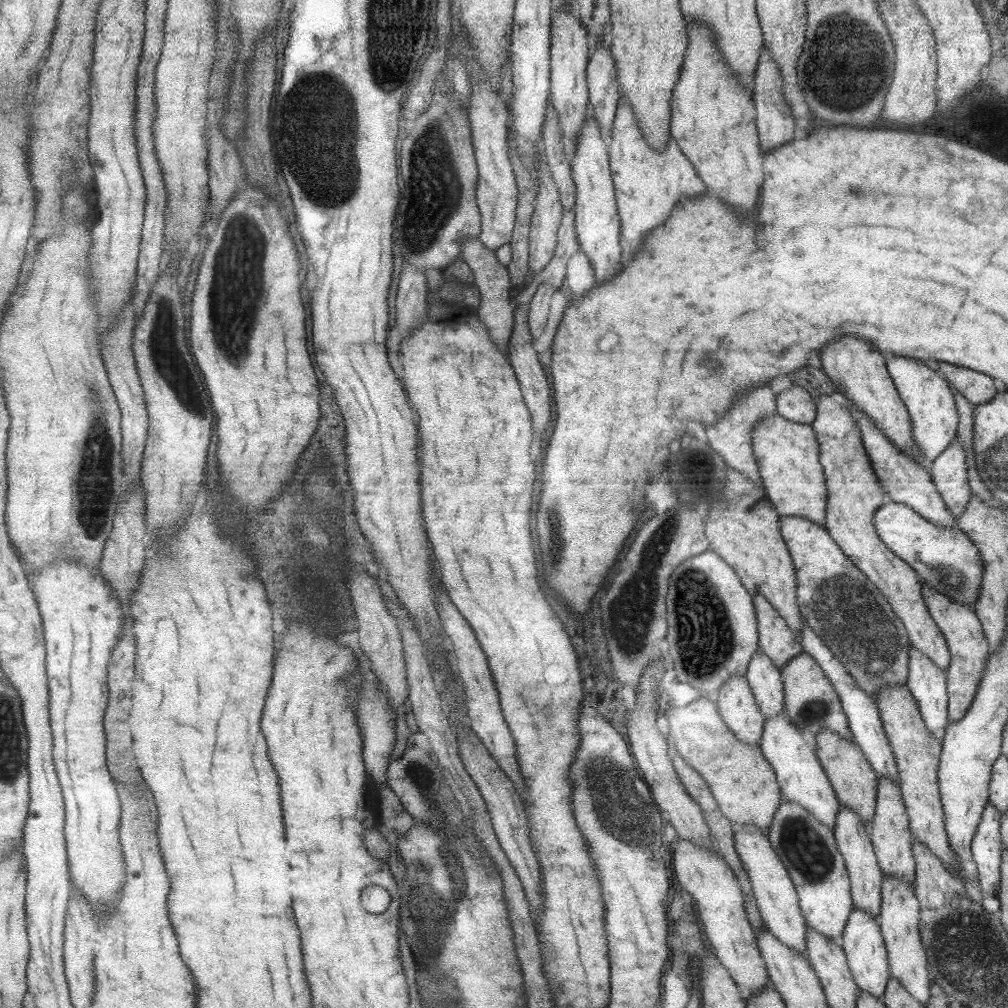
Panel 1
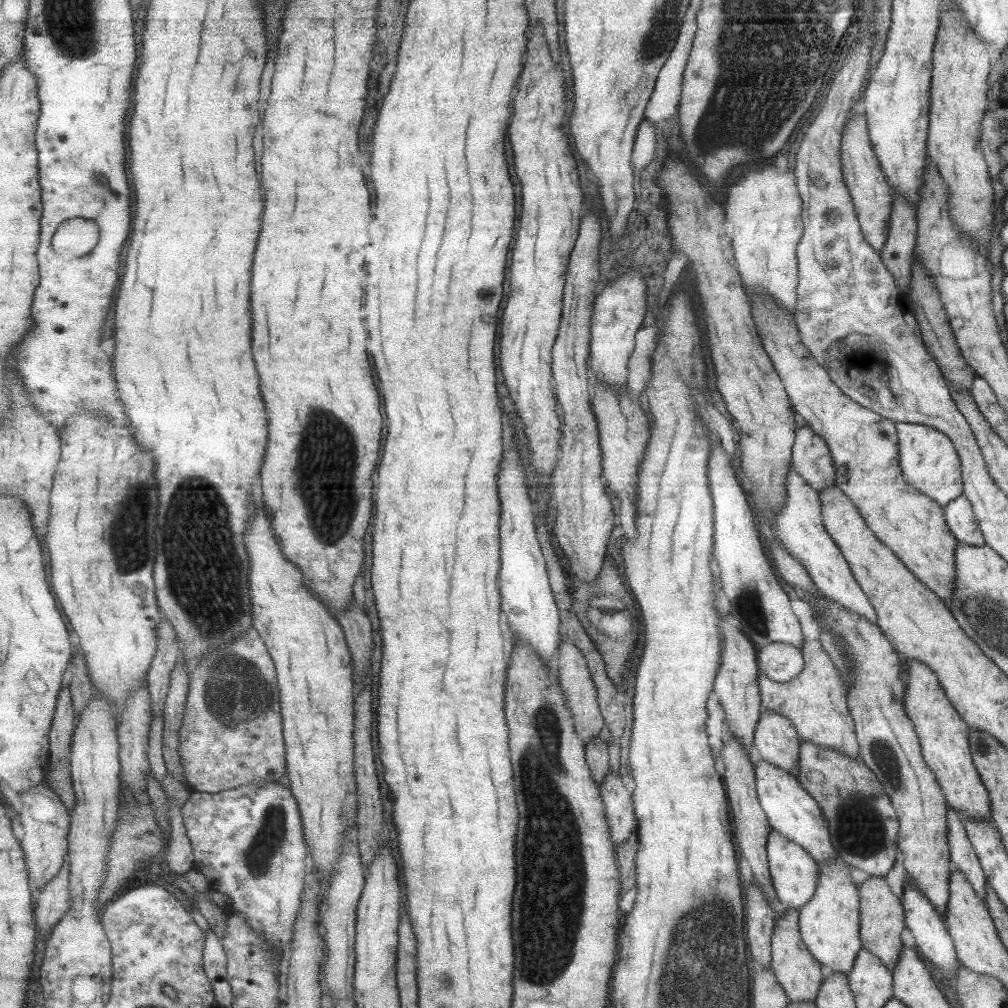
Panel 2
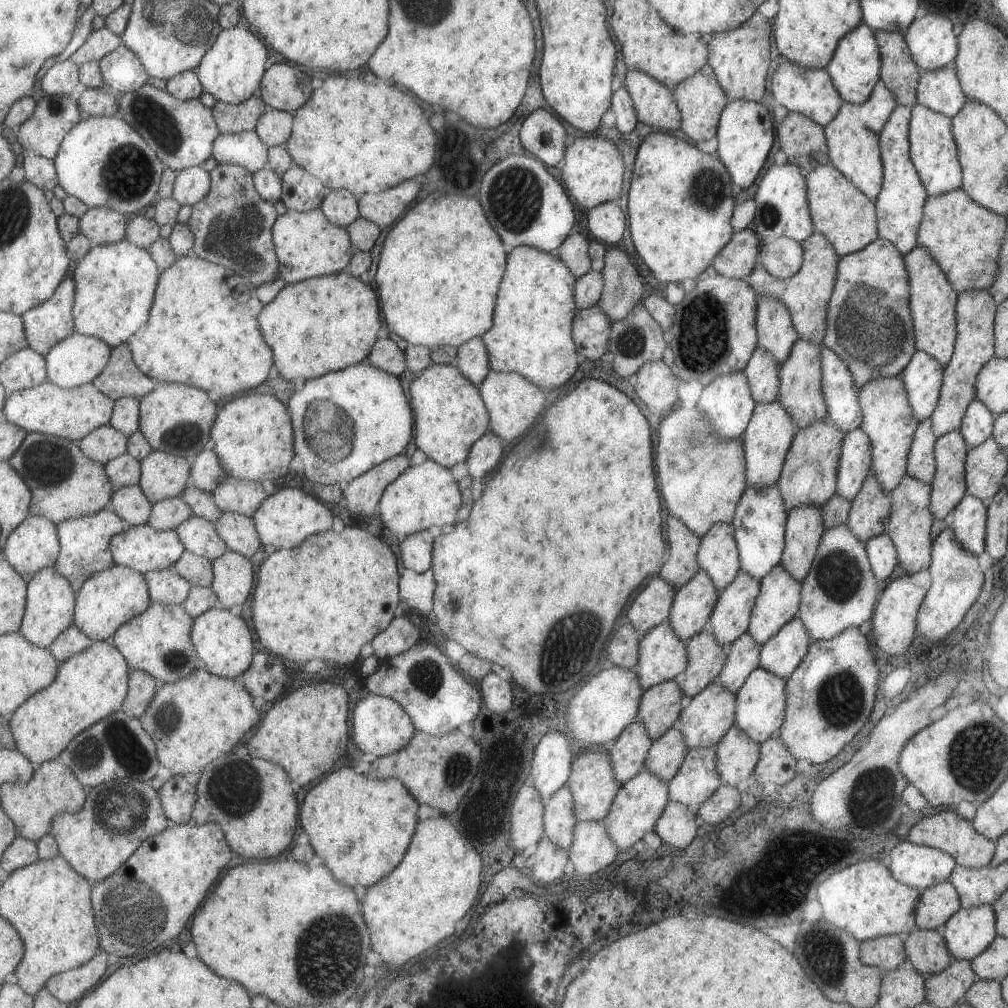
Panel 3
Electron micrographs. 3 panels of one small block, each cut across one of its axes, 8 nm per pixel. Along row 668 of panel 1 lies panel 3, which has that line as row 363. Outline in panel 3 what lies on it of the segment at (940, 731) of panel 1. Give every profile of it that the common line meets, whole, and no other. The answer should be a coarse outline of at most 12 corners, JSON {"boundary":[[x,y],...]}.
{"boundary":[[916,349],[901,372],[912,417],[929,417],[944,367]]}

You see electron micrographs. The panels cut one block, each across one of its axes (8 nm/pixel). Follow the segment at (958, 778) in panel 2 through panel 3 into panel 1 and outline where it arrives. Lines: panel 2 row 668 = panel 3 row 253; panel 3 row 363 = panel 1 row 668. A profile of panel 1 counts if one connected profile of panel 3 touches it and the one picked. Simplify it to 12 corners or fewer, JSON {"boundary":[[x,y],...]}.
{"boundary":[[851,412],[811,422],[824,530],[944,673],[950,654],[920,578],[876,534],[885,501]]}

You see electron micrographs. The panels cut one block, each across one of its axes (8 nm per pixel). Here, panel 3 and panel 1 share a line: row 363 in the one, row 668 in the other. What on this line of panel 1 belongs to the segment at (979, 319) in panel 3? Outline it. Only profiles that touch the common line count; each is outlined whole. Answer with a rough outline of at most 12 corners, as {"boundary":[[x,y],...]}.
{"boundary":[[921,583],[950,654],[947,720],[963,718],[989,658],[971,605]]}

